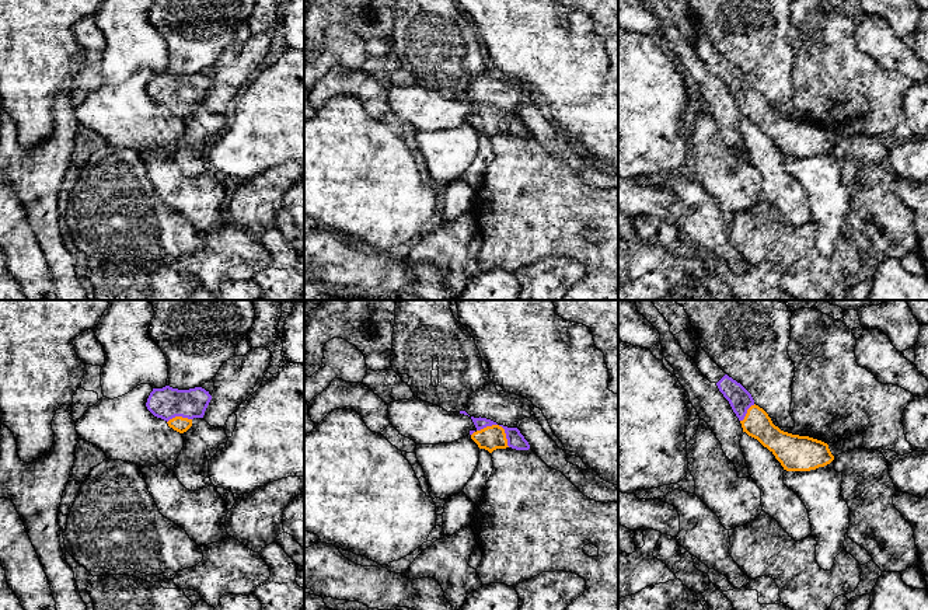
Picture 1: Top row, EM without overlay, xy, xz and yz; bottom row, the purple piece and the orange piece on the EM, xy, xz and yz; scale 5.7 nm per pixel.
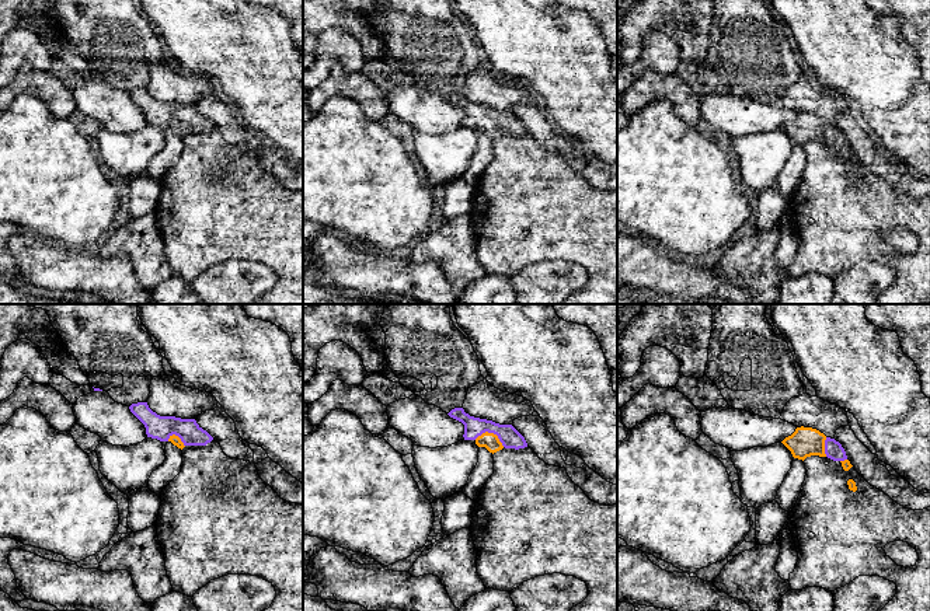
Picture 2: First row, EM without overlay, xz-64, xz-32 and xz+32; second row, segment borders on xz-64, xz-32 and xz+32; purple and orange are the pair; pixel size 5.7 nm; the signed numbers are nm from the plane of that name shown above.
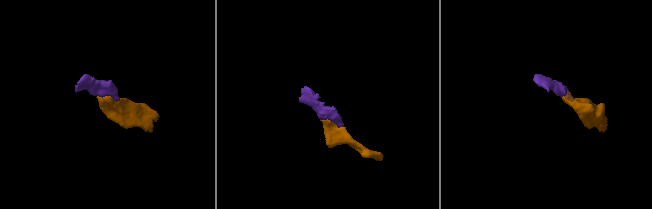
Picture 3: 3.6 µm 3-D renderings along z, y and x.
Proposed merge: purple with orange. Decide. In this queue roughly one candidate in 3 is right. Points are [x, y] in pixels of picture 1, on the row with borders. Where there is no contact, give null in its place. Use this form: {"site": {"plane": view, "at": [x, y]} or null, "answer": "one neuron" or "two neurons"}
{"site": {"plane": "xz", "at": [499, 425]}, "answer": "one neuron"}

